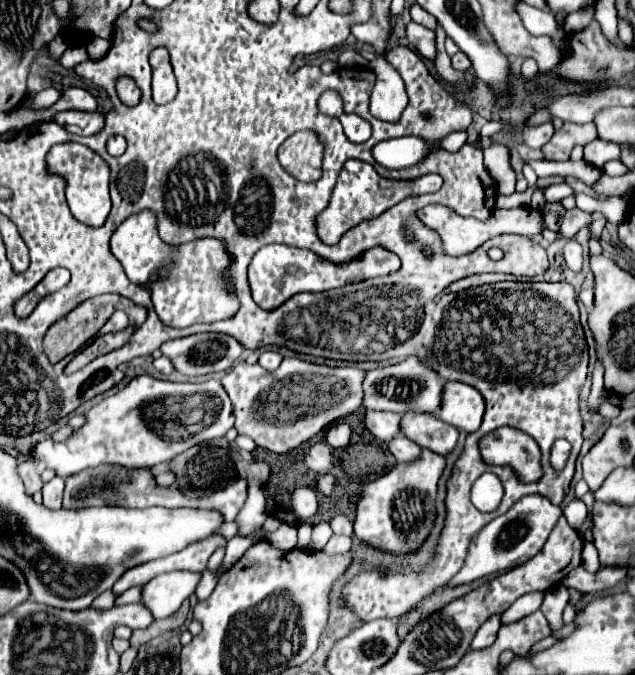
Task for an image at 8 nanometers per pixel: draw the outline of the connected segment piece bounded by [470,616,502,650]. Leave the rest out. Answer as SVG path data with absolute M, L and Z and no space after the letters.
M500 616L494 618L494 620L488 620L488 622L476 632L476 638L472 640L470 650L478 650L478 648L490 646L490 644L496 640L496 632L498 632L500 624L502 624L502 622L500 622Z

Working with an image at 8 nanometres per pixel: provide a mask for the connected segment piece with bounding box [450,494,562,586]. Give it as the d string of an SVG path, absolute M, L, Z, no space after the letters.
M528 494L526 498L520 498L506 514L494 518L470 544L468 558L462 570L450 580L450 586L472 582L474 578L496 574L510 570L512 566L518 566L532 556L540 552L544 546L550 530L554 528L556 520L562 516L562 508L554 506L548 498L542 498L542 494Z

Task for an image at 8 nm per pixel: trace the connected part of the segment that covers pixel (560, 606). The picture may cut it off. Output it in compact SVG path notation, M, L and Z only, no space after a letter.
M558 584L558 586L554 586L554 588L550 588L546 592L546 598L544 598L540 610L546 616L546 620L550 622L552 632L556 632L556 630L560 630L564 626L562 612L568 606L568 600L570 600L570 596L568 596L568 590L566 590L564 584Z

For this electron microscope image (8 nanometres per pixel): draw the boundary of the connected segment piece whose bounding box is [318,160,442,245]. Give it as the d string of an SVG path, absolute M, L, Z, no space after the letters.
M348 160L338 176L336 188L332 192L328 208L320 214L318 218L318 234L328 245L337 244L342 234L356 226L362 220L376 218L394 204L402 202L404 198L418 196L418 194L428 194L428 192L438 192L442 186L442 178L438 174L426 174L416 180L392 180L380 176L372 164L362 162L362 160Z

